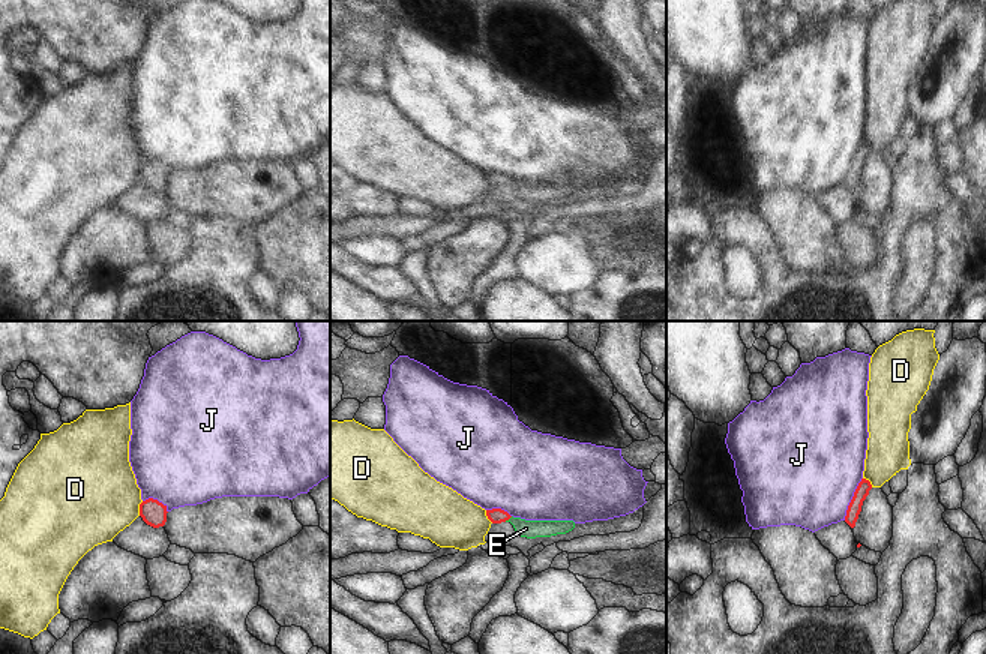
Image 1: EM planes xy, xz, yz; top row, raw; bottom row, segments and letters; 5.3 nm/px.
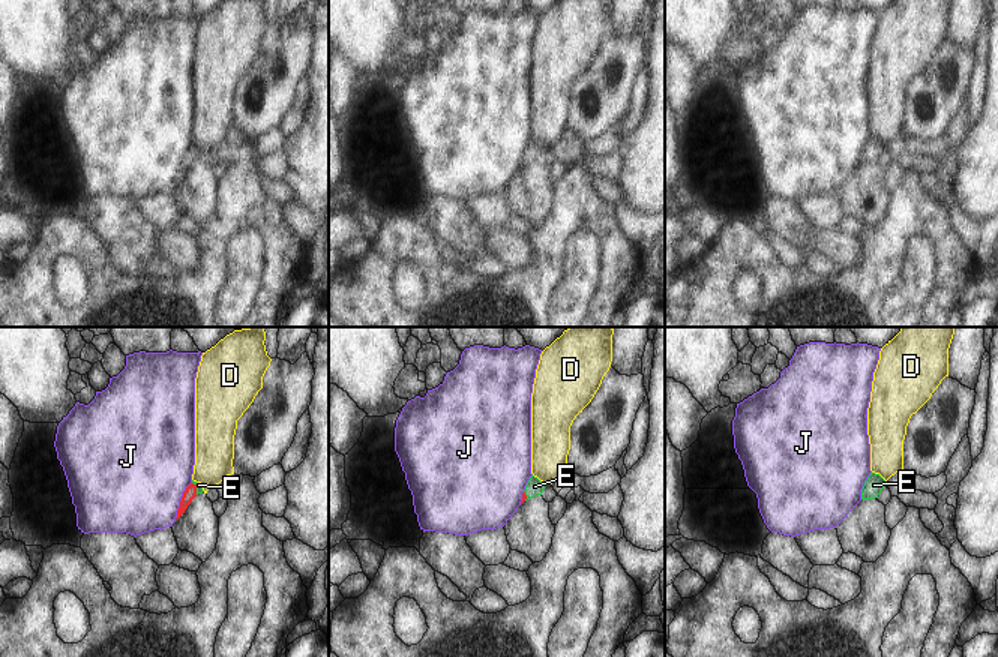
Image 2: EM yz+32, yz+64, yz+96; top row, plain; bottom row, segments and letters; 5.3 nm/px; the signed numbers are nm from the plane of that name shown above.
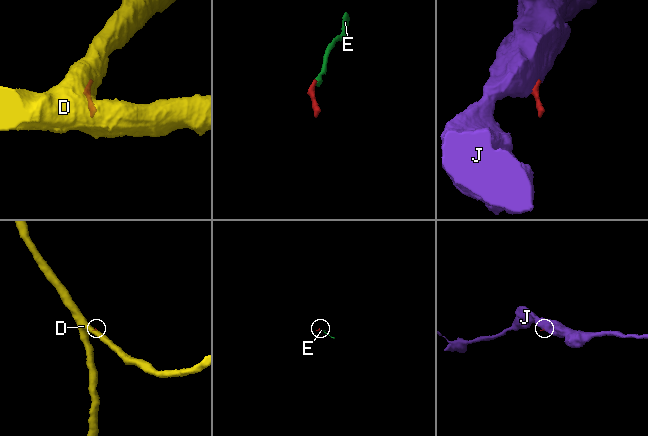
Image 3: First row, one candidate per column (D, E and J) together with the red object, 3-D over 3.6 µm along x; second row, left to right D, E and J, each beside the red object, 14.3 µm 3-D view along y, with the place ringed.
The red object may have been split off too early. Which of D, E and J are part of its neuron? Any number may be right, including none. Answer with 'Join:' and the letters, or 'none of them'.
Join: E

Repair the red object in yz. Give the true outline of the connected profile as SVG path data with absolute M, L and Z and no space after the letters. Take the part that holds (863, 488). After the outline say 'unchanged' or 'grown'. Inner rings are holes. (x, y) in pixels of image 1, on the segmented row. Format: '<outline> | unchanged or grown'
M861 478L861 482L858 483L855 492L854 492L854 496L848 506L848 510L846 510L846 516L845 516L845 522L854 528L855 526L855 522L858 519L858 514L861 512L861 506L863 506L863 501L866 500L866 496L869 495L869 490L872 489L872 484L869 480L866 478Z | unchanged

